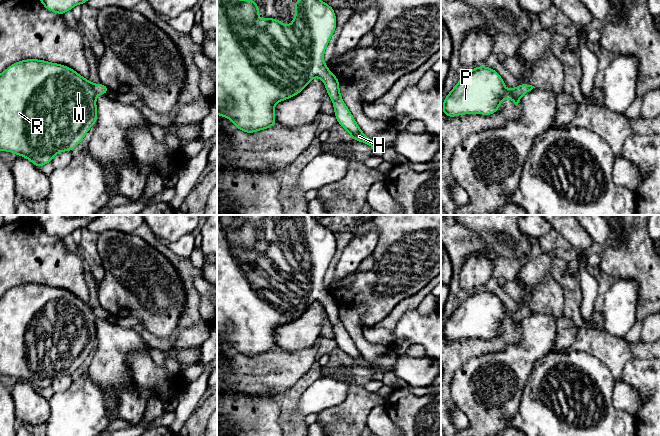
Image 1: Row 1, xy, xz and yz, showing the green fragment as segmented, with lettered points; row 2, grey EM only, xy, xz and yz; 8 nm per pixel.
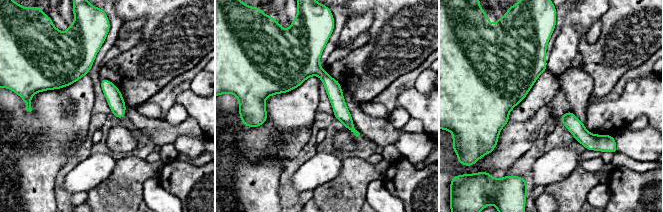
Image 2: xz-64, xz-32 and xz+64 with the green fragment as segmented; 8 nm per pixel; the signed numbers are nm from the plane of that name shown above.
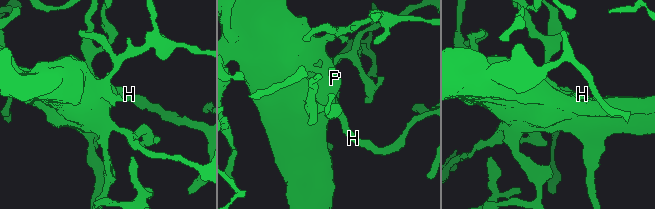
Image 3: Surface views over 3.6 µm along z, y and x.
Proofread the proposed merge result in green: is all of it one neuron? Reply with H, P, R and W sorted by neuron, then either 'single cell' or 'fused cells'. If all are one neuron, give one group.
groups H P R W; single cell

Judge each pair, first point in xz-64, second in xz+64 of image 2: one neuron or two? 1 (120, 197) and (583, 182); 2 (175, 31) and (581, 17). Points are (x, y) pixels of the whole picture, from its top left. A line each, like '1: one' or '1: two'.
1: one
2: two

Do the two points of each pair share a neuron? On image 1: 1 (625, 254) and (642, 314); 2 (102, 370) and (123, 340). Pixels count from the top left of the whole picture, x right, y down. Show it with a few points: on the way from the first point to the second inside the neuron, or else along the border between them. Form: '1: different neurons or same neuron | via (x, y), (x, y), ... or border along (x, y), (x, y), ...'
1: same neuron | via (640, 269), (645, 274), (645, 299)
2: same neuron | via (109, 363), (111, 352), (116, 347)

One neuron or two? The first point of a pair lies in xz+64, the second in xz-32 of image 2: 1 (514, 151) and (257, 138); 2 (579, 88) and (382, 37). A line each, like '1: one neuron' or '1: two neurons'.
1: one neuron
2: two neurons

